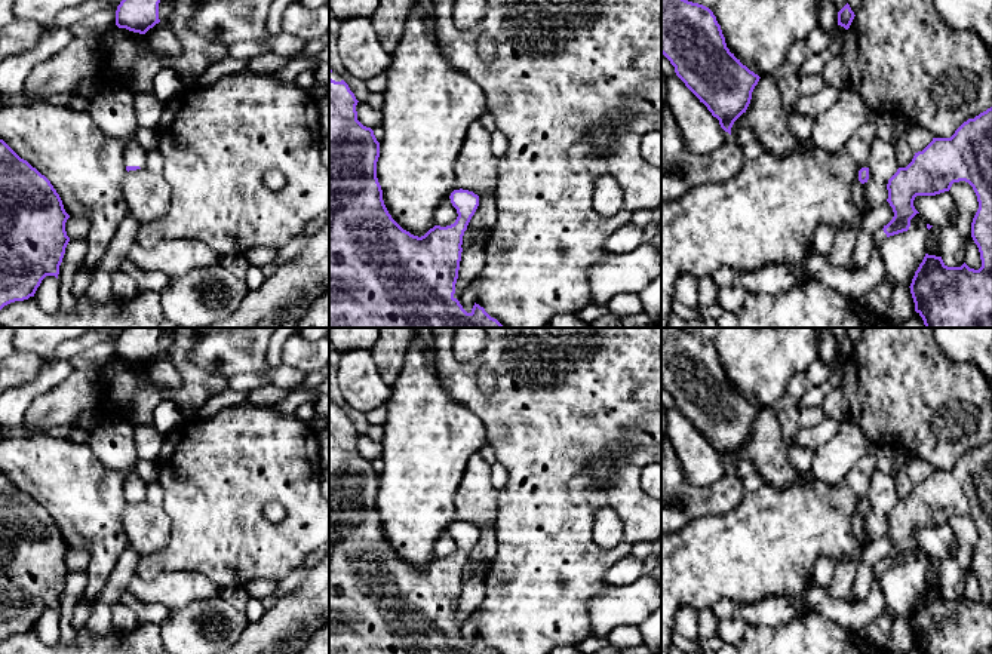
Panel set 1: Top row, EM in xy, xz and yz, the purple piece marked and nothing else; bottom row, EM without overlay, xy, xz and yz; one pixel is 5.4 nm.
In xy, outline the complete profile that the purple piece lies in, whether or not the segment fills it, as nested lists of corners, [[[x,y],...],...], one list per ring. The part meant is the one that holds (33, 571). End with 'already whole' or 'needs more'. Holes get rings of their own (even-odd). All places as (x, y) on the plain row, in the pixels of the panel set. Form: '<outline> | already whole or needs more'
[[[0,472],[0,642],[10,635],[34,629],[46,608],[58,611],[59,598],[70,574],[65,564],[68,550],[50,513]]] | already whole

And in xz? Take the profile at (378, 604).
[[[329,400],[329,654],[498,654],[491,650],[483,639],[474,635],[470,645],[467,645],[460,633],[454,629],[455,615],[458,611],[463,568],[467,558],[479,538],[479,528],[469,522],[454,522],[449,528],[452,538],[457,541],[457,552],[454,556],[440,559],[434,558],[424,568],[418,569],[403,562],[388,546],[384,532],[383,522],[377,510],[377,494],[380,489],[380,475],[377,473],[374,463],[363,458],[357,452],[357,432],[350,423],[348,417],[341,408]]] | needs more

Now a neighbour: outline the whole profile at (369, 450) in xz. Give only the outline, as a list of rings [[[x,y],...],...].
[[[357,435],[356,437],[357,452],[366,460],[383,458],[383,445],[381,442],[374,442],[365,435]]]

